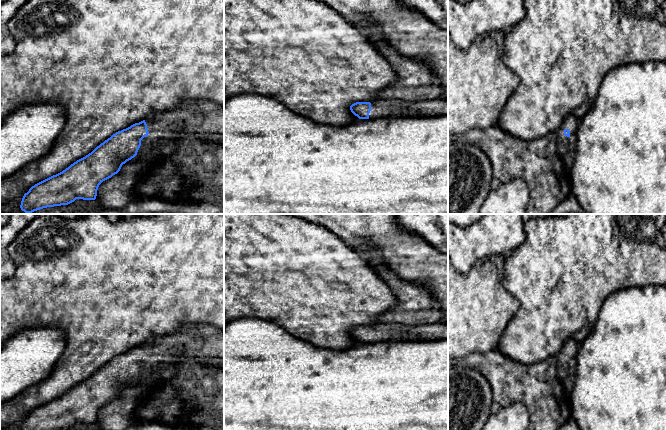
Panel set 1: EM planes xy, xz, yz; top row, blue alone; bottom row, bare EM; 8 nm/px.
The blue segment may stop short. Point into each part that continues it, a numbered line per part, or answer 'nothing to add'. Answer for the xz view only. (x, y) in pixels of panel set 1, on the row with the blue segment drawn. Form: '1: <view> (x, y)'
1: xz (380, 108)

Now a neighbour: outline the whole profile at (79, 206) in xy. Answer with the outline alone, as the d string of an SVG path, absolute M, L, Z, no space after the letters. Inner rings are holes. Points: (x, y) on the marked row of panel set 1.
M76 199L74 202L66 205L66 211L63 214L87 214L95 200Z

